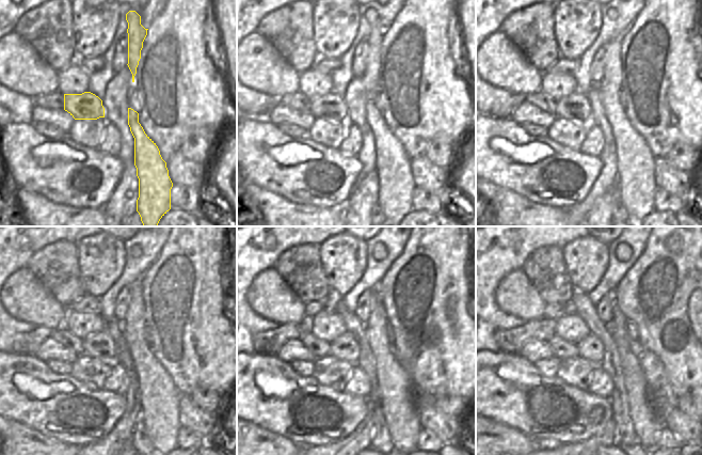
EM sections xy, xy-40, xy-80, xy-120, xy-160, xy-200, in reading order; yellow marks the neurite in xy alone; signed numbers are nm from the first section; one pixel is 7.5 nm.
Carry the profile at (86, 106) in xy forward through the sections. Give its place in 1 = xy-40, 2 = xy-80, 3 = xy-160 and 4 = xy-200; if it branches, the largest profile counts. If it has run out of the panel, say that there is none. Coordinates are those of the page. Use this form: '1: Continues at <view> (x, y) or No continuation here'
1: Continues at xy-40 (332, 107)
2: Continues at xy-80 (575, 107)
3: Continues at xy-160 (345, 347)
4: Continues at xy-200 (591, 348)

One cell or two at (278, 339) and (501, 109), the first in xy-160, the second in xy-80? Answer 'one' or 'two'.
one

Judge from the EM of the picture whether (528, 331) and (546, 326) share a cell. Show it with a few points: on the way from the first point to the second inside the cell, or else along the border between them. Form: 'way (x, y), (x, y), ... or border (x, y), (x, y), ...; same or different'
way (532, 329), (542, 329); same

